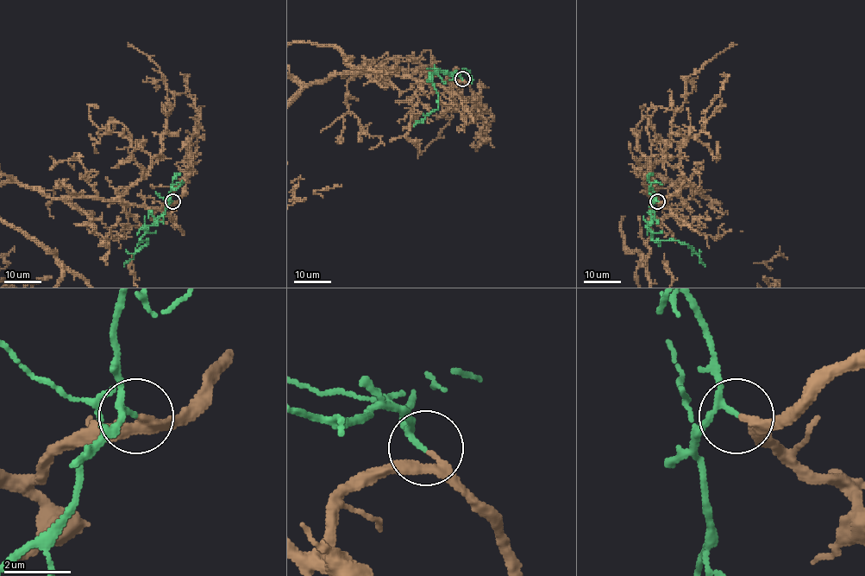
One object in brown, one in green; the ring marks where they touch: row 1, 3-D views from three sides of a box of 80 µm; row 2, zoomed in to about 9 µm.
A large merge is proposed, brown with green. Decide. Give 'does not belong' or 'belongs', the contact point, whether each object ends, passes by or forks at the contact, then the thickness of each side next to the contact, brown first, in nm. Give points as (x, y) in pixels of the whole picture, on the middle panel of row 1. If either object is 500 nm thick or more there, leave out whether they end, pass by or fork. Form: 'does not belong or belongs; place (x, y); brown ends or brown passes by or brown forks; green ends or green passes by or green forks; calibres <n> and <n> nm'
belongs; place (462, 79); brown passes by; green passes by; calibres 180 and 130 nm

